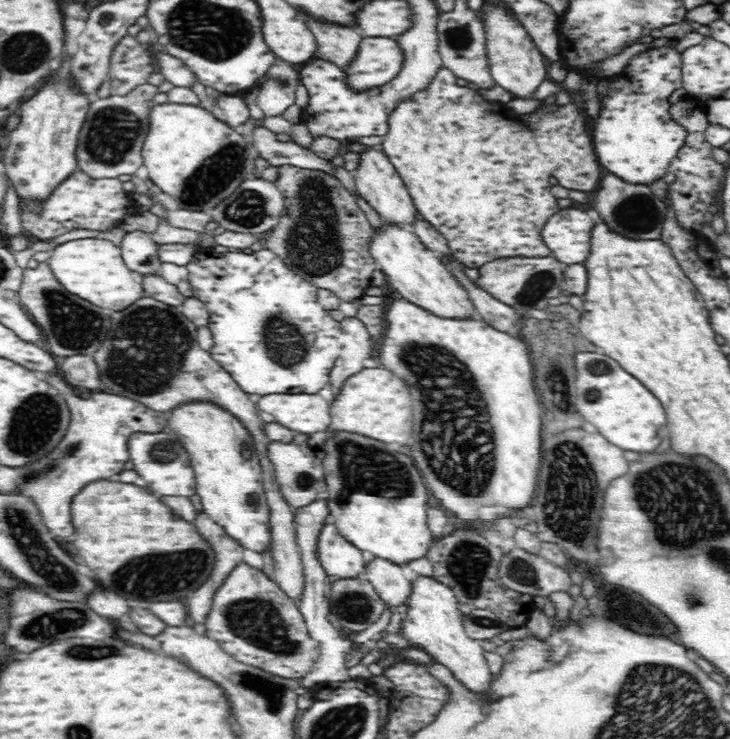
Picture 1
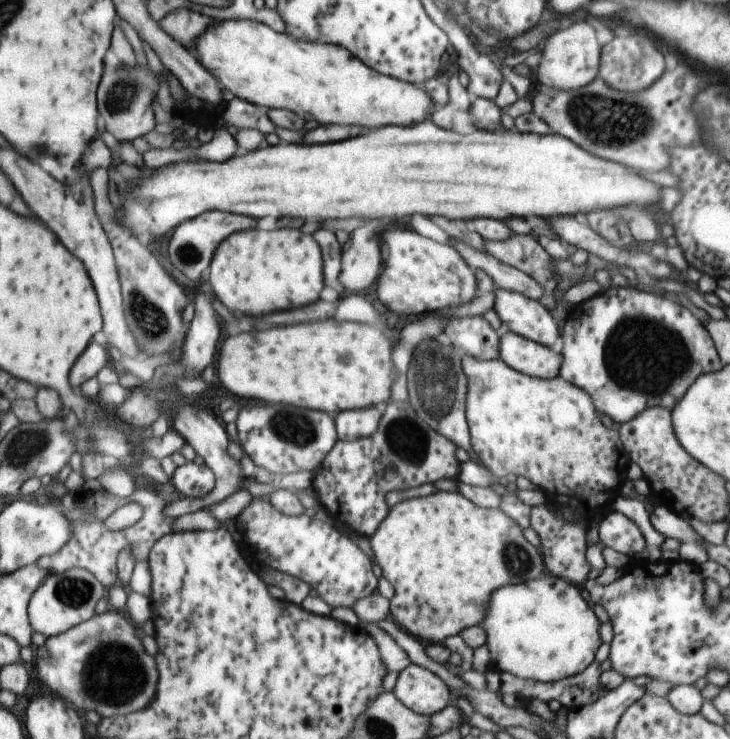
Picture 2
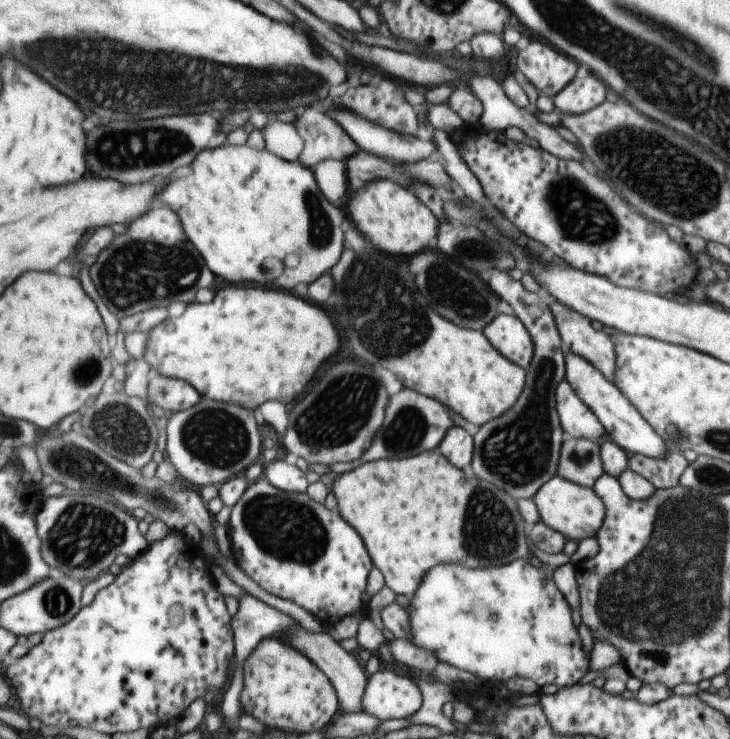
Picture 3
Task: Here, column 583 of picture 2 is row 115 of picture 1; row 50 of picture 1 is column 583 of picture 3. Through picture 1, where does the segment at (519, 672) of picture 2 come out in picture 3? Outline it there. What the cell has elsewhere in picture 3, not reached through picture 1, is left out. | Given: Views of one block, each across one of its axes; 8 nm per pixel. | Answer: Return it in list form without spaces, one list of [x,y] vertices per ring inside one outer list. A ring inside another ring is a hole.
[[[528,559],[483,570],[463,570],[463,566],[455,564],[435,566],[435,570],[423,575],[418,589],[408,601],[411,643],[430,650],[438,662],[471,673],[483,684],[489,680],[506,681],[517,676],[533,680],[539,688],[545,684],[555,684],[560,689],[579,682],[589,670],[589,656],[583,650],[579,634],[571,622],[567,602],[555,588],[551,573],[533,567]]]

